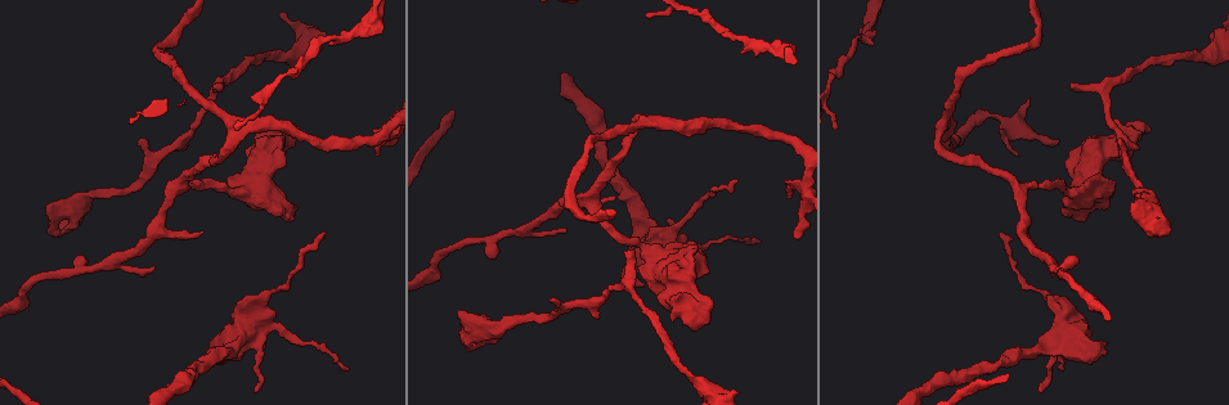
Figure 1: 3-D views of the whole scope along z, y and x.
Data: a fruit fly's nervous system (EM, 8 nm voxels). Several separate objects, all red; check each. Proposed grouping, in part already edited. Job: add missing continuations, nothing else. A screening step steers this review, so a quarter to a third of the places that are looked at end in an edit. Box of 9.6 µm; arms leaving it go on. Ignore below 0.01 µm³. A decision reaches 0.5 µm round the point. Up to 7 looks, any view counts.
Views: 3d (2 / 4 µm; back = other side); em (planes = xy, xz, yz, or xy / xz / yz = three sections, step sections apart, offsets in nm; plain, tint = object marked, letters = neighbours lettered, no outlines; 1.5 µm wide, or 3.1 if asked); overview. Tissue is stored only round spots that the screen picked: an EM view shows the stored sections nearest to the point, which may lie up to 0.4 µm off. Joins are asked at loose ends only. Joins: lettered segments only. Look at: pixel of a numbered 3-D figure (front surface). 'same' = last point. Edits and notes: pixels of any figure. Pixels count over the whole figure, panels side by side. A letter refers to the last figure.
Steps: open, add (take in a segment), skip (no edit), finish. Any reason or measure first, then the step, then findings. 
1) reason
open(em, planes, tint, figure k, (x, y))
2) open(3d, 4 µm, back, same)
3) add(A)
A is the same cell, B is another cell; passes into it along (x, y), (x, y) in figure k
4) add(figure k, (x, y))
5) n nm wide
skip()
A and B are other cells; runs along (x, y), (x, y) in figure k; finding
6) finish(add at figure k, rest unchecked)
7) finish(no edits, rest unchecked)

branch stops here
open(3d, 4 µm, figure 1, (642, 274))

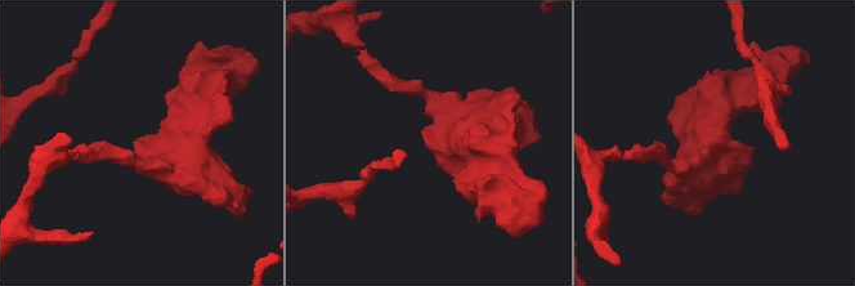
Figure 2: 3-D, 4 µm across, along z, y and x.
need the tissue
open(em, planes, letters, figure 2, (425, 140))

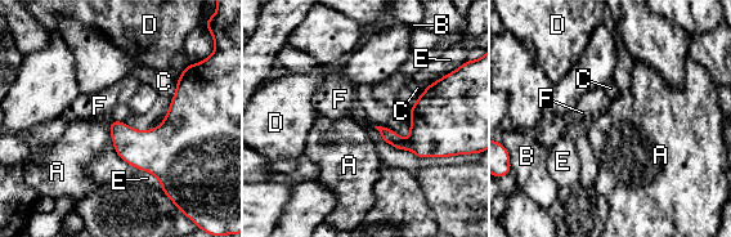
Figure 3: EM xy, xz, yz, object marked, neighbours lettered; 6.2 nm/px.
skip()
A, B, C, D, E and F are other cells; border along (108, 124), (108, 132), (112, 138) in figure 3; no lettered segment goes on from it

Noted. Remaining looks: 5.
branch stops here
open(em, planes, letters, figure 1, (1107, 342))

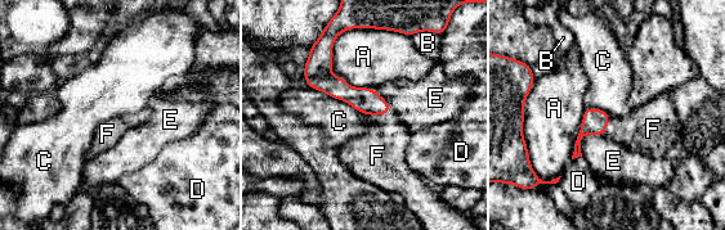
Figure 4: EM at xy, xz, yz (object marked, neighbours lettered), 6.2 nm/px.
A touches over 460 nm
add(F)
F is the same cell, A, B, C, D and E are other cells; passes into it along (366, 100), (379, 114), (379, 154) in figure 4; it goes on there

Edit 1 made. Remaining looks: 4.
branch stops here
open(em, xz, step 4, tint, figure 1, (202, 230))

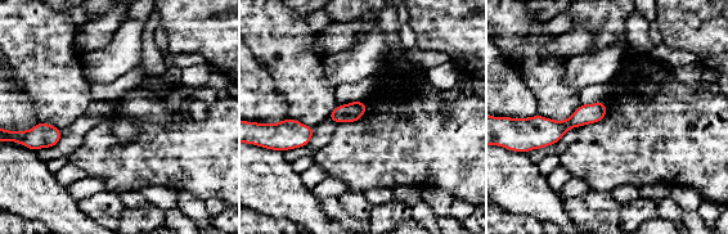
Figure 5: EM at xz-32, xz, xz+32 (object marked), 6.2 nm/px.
open(em, planes, letters, same)

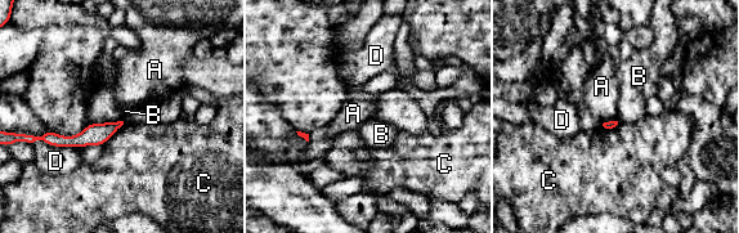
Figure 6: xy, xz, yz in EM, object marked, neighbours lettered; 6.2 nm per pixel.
skip()
A, B, C and D are other cells; no lettered segment goes on from it

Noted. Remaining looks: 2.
finish(add at figure 4, rest unchecked)

